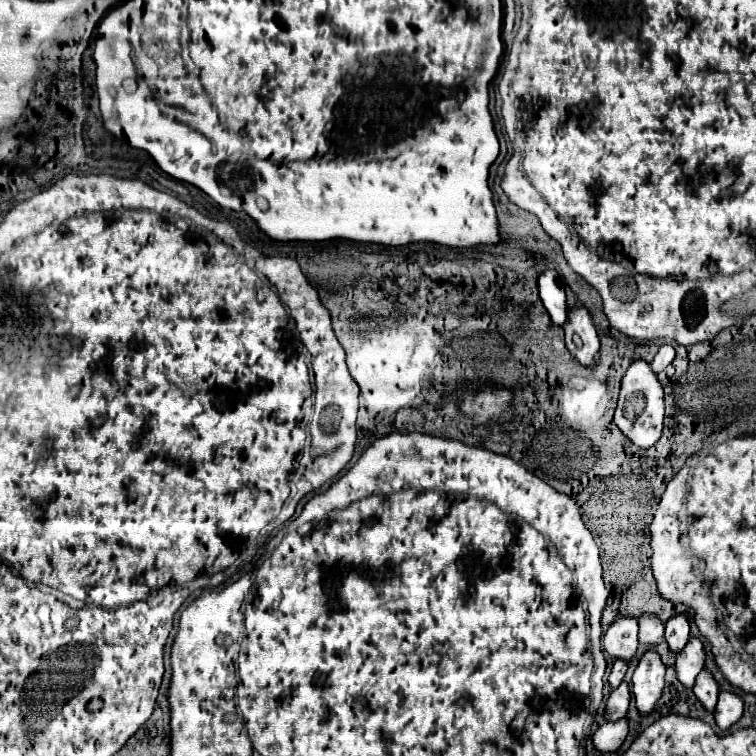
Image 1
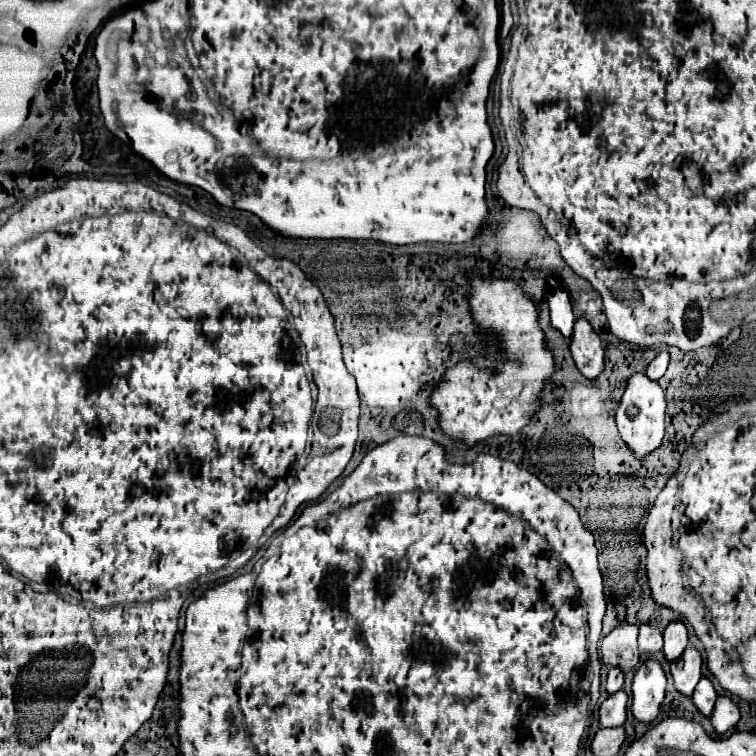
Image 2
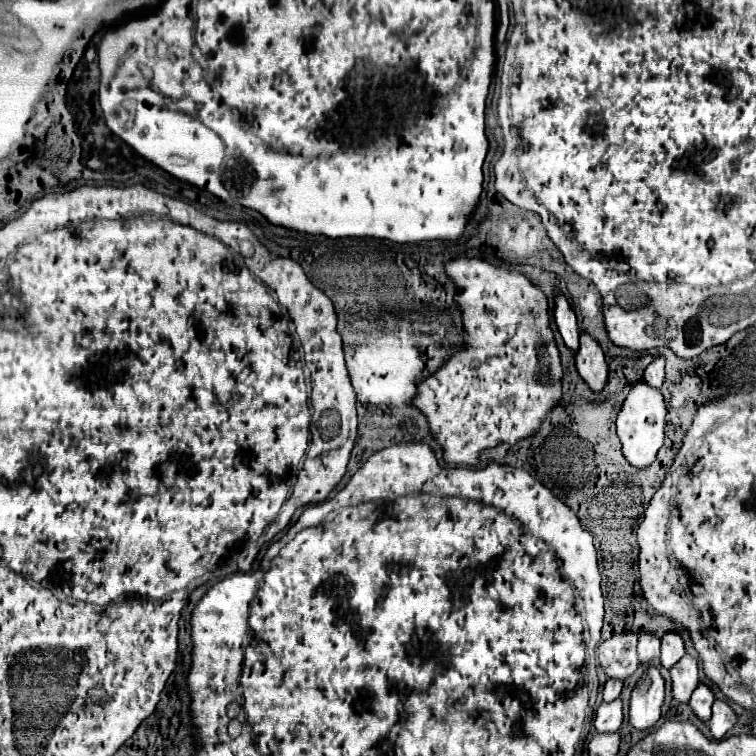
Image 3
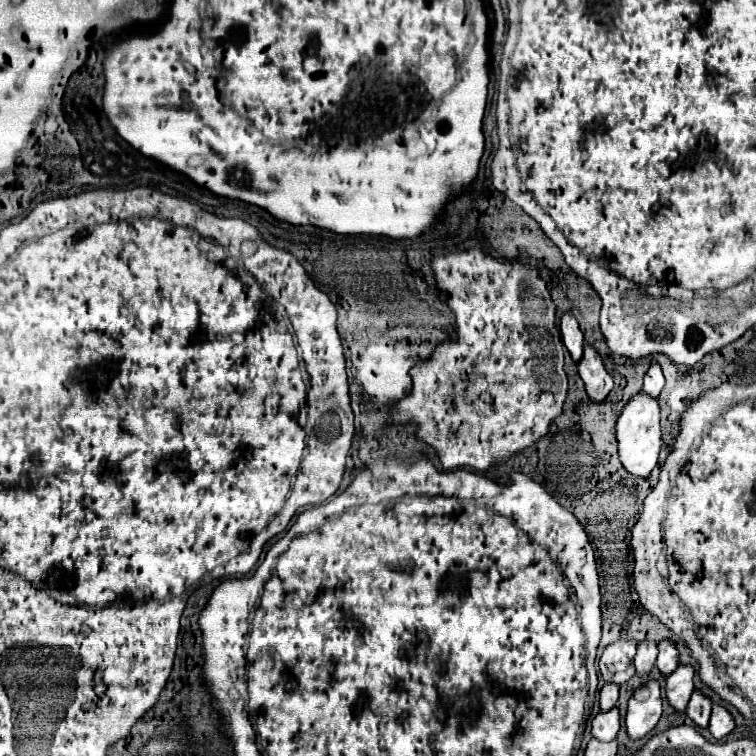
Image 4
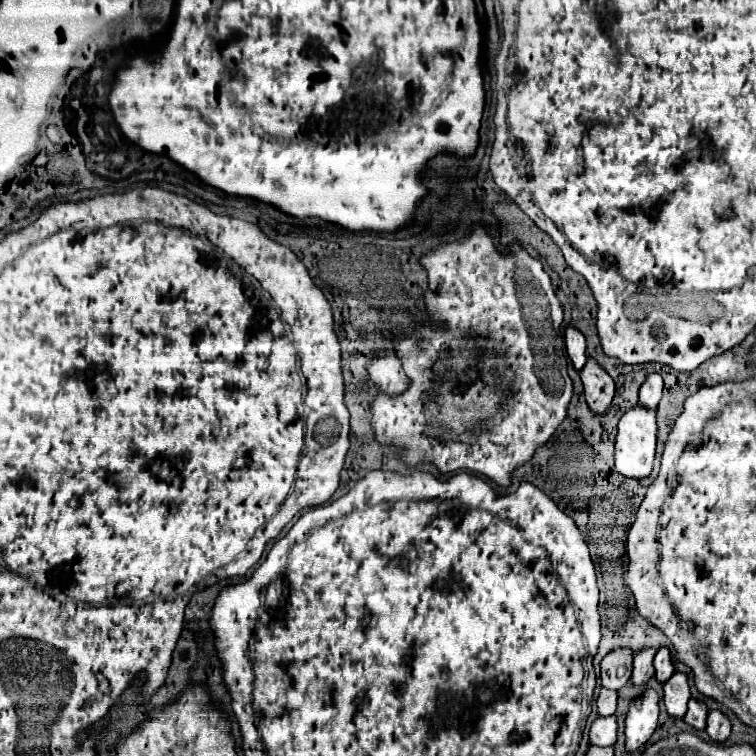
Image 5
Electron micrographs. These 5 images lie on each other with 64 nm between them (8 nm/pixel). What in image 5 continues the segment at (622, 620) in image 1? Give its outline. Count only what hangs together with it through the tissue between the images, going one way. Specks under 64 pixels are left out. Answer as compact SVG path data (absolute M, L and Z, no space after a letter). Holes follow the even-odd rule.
M620 650L620 652L610 652L608 656L602 658L600 662L602 672L600 672L600 682L608 690L620 690L622 686L628 684L630 674L632 674L632 652Z

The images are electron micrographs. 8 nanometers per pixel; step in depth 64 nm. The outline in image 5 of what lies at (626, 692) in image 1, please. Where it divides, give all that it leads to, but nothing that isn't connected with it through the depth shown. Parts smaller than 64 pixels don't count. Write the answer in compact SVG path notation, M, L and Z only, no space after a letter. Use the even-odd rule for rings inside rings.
M616 716L596 718L590 726L590 746L614 746L616 742Z

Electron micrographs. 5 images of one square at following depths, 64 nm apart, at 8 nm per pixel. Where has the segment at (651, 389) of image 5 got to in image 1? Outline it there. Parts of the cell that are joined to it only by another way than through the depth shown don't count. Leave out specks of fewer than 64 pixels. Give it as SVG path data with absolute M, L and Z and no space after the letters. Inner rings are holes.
M662 346L658 350L658 354L654 356L654 360L650 362L650 368L654 370L654 374L660 374L672 360L674 360L674 348L672 346Z

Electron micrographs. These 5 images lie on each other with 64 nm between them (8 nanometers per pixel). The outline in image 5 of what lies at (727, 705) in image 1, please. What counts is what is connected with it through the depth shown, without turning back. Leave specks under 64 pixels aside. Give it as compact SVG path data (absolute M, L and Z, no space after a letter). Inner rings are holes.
M712 710L708 714L708 726L706 732L710 736L710 740L714 742L724 742L730 736L730 720L720 712L720 710Z

